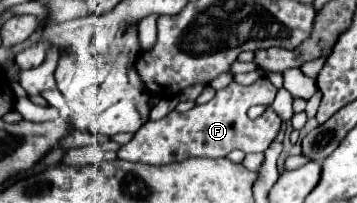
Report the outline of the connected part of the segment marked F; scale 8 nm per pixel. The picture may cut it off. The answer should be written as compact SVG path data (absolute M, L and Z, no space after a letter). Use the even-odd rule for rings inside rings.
M258 79L252 85L240 85L232 81L228 87L216 91L212 101L192 107L188 113L178 115L172 111L160 121L146 121L134 137L118 149L118 159L138 161L150 165L166 165L182 161L186 157L226 157L230 151L240 149L244 153L266 151L276 139L282 119L272 111L270 103L276 97L276 87L268 79ZM252 105L266 105L266 111L258 119L248 117Z

